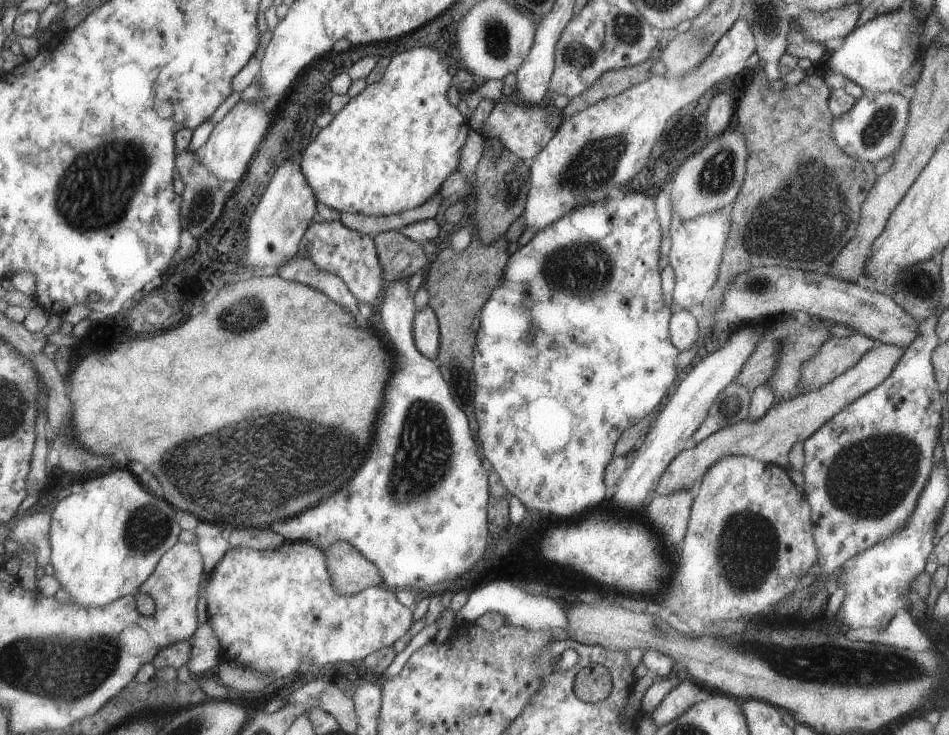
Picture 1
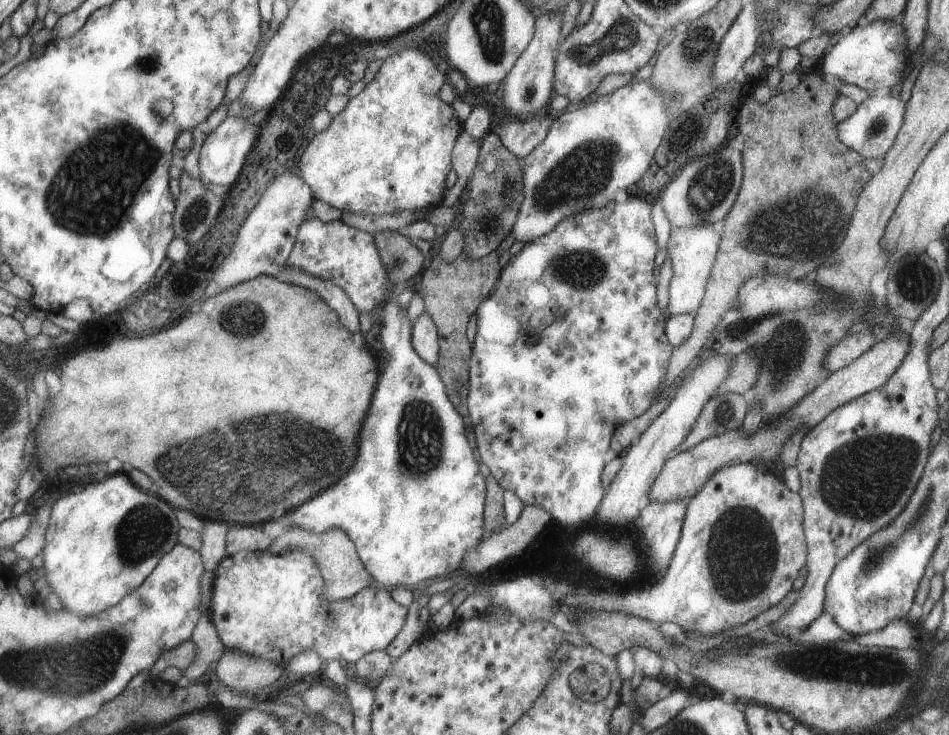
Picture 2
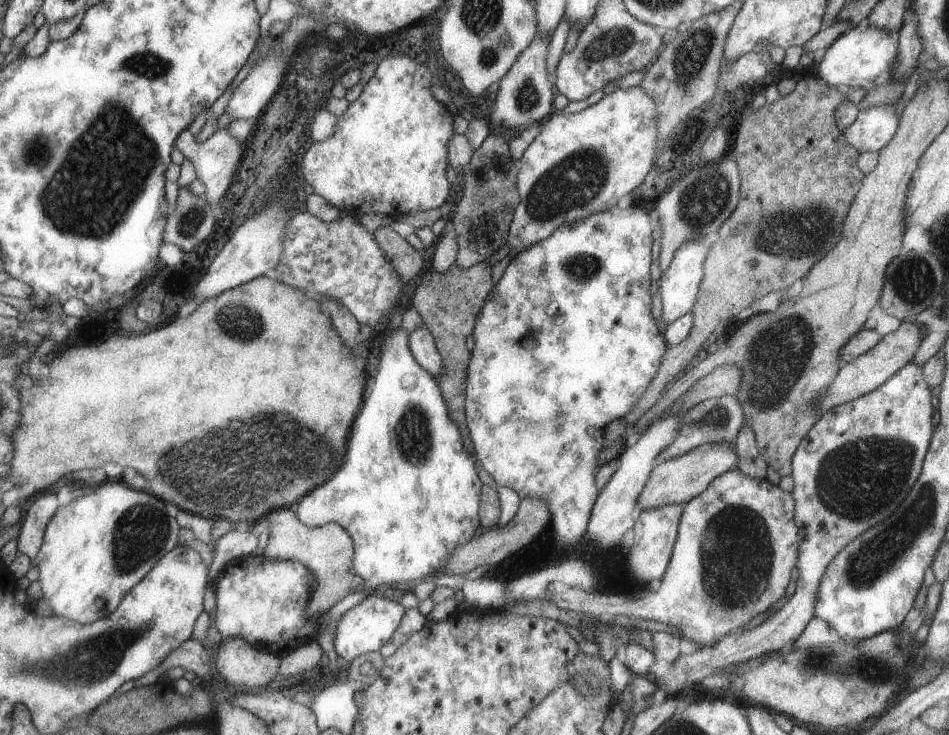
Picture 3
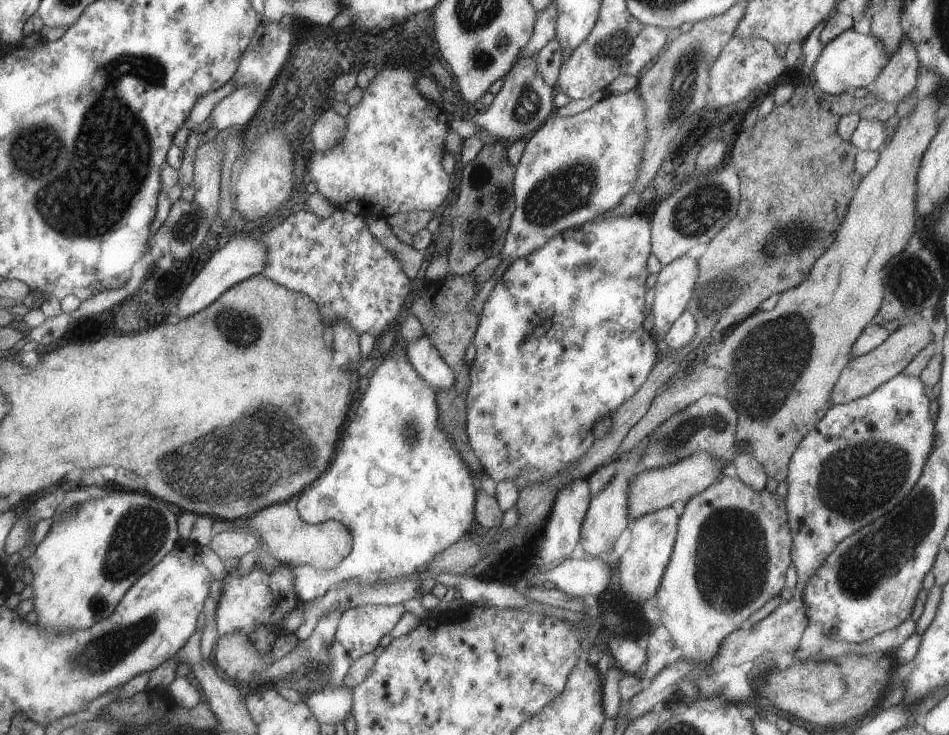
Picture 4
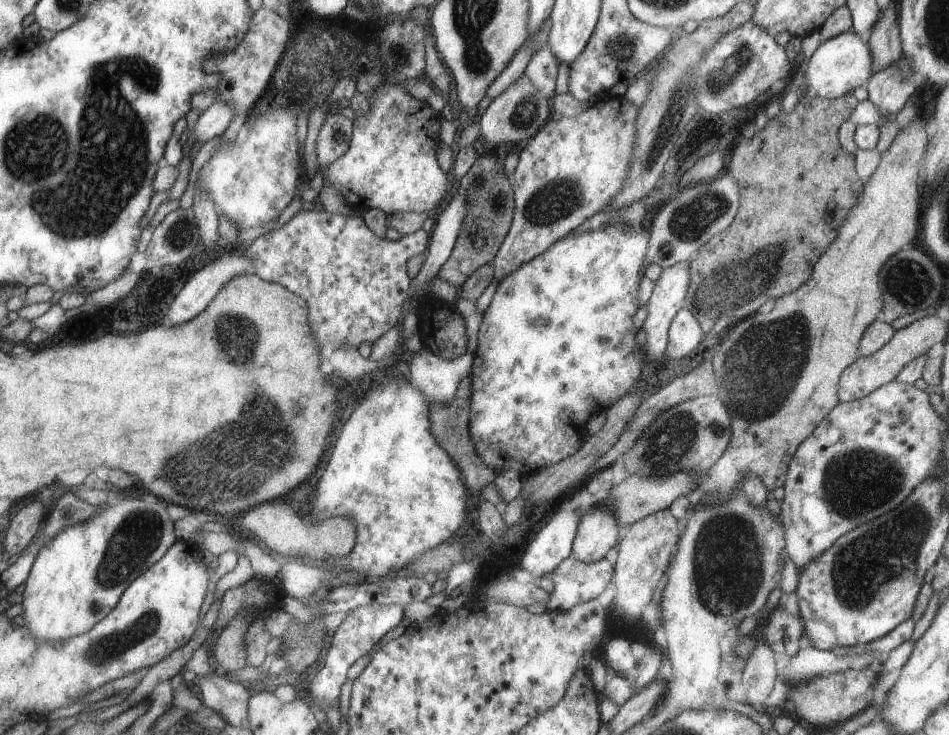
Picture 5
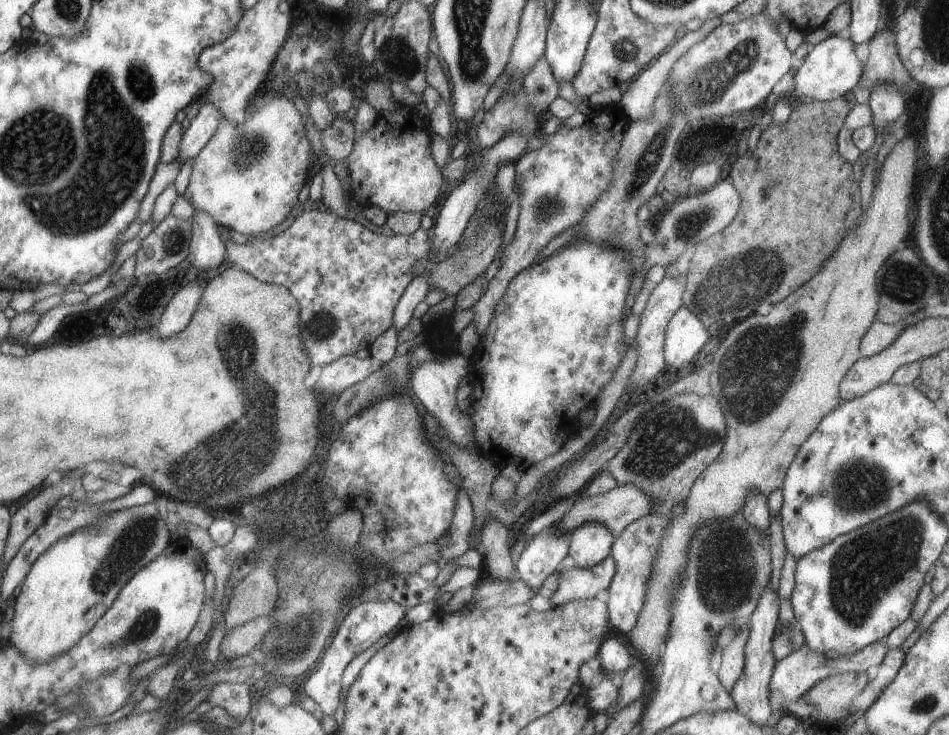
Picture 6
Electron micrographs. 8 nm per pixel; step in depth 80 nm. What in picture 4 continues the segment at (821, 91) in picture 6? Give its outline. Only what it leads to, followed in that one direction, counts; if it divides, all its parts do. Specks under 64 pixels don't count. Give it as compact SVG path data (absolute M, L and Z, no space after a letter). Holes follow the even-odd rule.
M852 28L823 46L809 80L829 95L839 95L860 87L870 89L888 61L889 54L876 35L862 34Z

